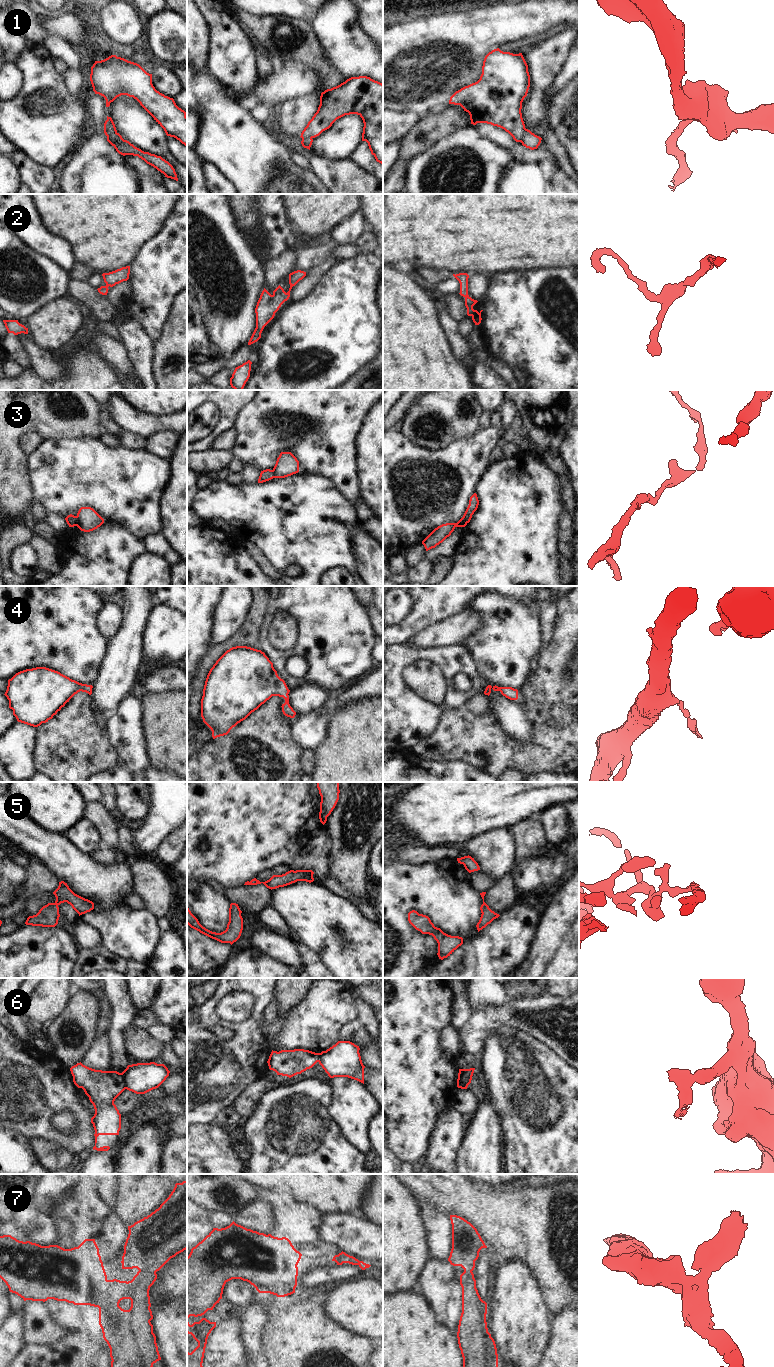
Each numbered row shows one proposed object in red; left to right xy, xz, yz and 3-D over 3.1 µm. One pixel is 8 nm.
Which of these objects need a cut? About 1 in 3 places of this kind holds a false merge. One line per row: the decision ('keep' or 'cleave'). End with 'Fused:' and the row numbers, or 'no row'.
1: cleave
2: keep
3: cleave
4: keep
5: keep
6: cleave
7: keep
Fused: 1, 3, 6

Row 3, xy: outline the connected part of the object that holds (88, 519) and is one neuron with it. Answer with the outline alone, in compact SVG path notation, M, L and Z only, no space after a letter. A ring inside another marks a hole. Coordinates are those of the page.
M81 507L77 513L77 527L84 532L90 532L104 523L104 519L91 507Z

